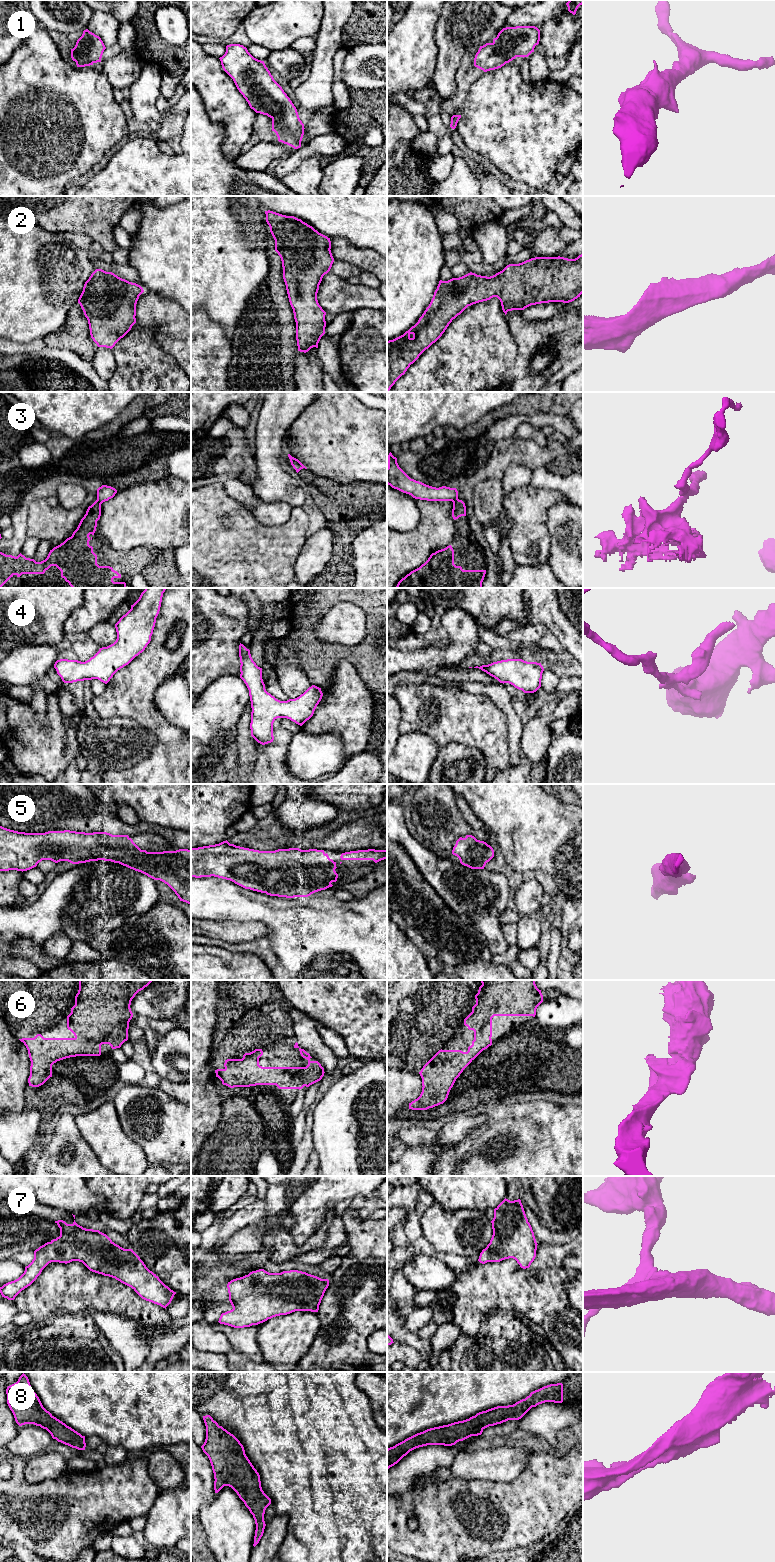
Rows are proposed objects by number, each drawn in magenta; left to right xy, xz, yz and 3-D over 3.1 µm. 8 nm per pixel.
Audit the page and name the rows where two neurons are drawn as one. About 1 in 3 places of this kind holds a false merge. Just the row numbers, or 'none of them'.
3

